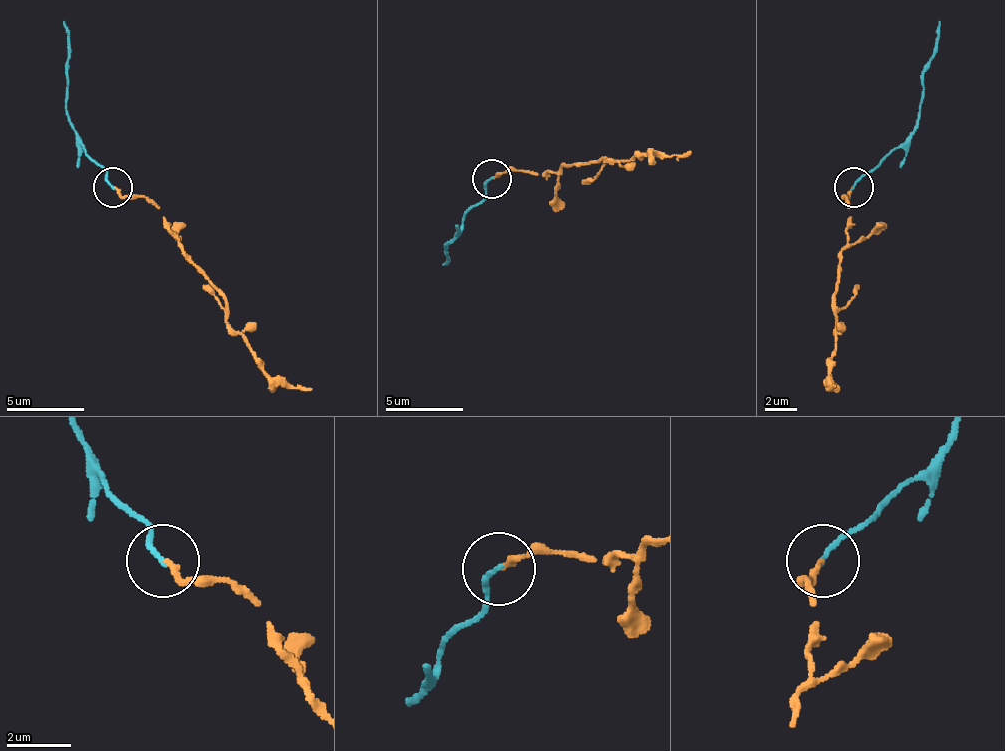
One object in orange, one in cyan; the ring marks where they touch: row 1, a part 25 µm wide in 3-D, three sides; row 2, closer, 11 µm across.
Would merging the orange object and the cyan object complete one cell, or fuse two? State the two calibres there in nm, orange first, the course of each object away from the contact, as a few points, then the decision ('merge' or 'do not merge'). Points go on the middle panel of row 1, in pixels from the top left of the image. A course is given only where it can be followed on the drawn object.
180 nm thick on the orange side, 160 nm on the other; orange runs (491, 177), (526, 169), (538, 173), (565, 165), (651, 158), (690, 150); cyan runs (491, 177), (448, 244), (448, 259), (444, 263); do not merge

